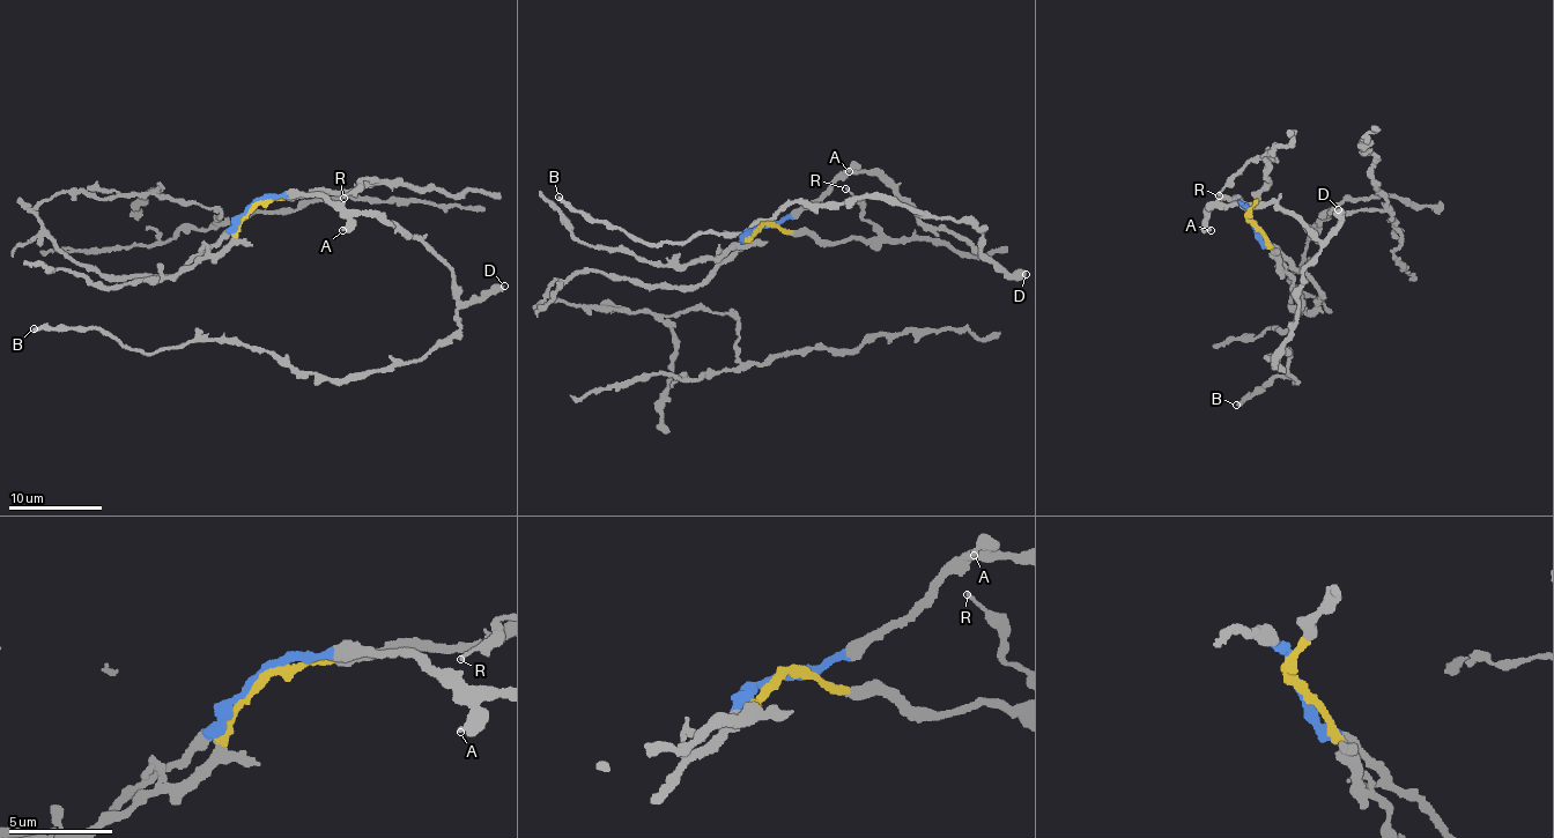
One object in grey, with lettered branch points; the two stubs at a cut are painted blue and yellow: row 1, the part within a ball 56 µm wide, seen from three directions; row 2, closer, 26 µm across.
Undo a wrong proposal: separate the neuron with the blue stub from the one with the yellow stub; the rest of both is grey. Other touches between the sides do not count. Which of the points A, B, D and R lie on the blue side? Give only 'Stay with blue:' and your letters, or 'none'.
Stay with blue: A, B, D

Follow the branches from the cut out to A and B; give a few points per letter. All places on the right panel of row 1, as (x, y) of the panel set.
A: (1250, 219), (1243, 202), (1227, 195), (1206, 213), (1205, 223), (1211, 231)
B: (1250, 219), (1227, 195), (1207, 209), (1277, 204), (1319, 254), (1265, 360), (1286, 353), (1297, 382), (1236, 403)

